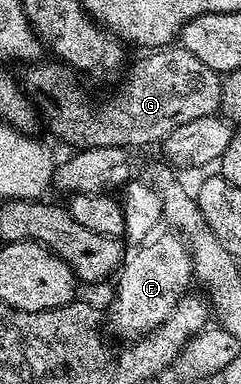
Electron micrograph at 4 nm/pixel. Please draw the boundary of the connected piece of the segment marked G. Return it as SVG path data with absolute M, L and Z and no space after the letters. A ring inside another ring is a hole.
M170 45L150 50L133 68L124 72L125 80L117 87L114 95L109 95L105 103L92 103L85 96L83 88L77 84L78 76L72 67L60 62L38 62L24 68L23 87L31 96L42 124L49 126L49 131L57 139L62 139L69 149L88 147L149 147L152 143L160 144L175 129L181 128L187 121L195 118L217 115L221 105L222 76L215 69L207 69L199 57L187 53L180 45Z

